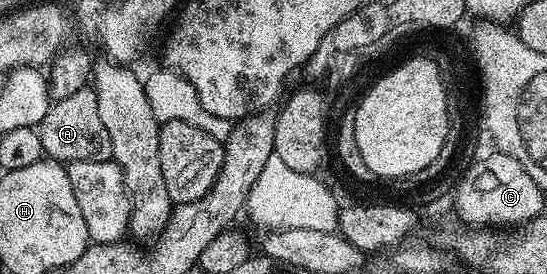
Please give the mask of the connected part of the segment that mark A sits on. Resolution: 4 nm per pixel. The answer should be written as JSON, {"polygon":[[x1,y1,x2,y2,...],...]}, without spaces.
{"polygon":[[91,86,78,89,78,93,70,97,55,100,49,106,46,117,42,117,38,130,45,156,57,163,67,165,74,161,102,161,111,156,110,137,106,133,106,125,102,125,102,117,98,117,96,92]]}

